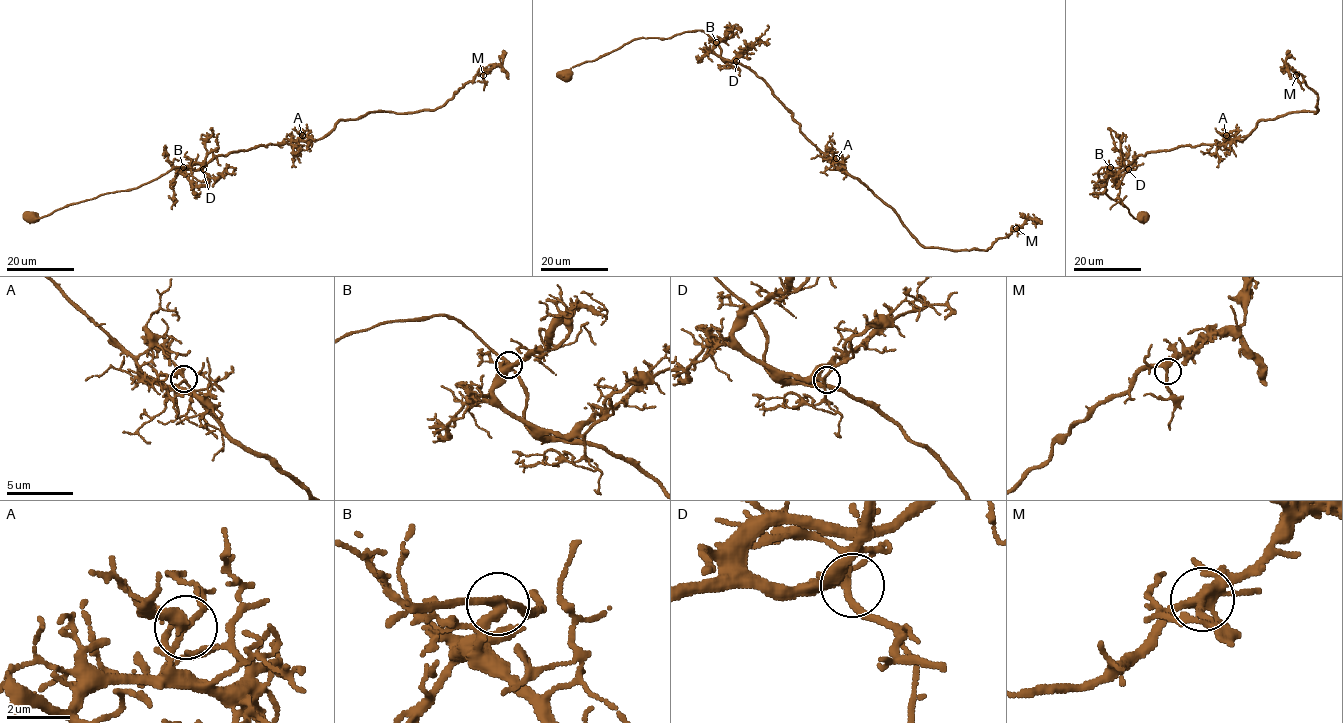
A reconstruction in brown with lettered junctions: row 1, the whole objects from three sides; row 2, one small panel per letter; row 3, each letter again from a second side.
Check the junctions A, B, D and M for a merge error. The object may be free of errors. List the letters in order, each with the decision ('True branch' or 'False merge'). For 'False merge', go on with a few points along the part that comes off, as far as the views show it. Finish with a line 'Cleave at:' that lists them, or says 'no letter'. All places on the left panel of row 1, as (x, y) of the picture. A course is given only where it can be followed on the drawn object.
A: True branch
B: True branch
D: True branch
M: True branch
Cleave at: no letter

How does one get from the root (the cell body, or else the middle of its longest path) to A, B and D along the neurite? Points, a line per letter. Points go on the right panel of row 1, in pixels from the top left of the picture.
A: (1143, 216), (1134, 218), (1105, 193), (1102, 168), (1181, 145), (1221, 144), (1226, 134)
B: (1143, 216), (1134, 218), (1126, 207), (1105, 193), (1098, 172), (1110, 167)
D: (1143, 216), (1134, 218), (1126, 207), (1105, 193), (1099, 179), (1098, 172), (1102, 168), (1126, 166), (1128, 169)

